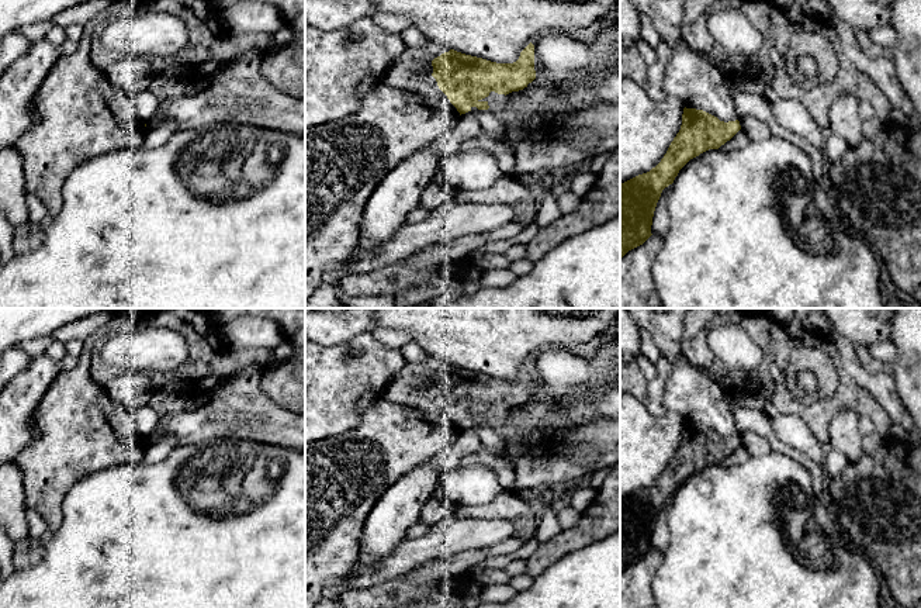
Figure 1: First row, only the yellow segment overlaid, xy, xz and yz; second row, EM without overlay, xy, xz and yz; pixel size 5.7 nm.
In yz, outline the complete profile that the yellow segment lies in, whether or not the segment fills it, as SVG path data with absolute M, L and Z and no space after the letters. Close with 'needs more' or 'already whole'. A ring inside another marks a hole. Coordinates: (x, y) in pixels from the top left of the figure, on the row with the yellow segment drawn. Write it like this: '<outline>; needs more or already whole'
M683 108L681 129L661 162L620 184L620 259L652 235L657 203L679 170L700 153L719 149L740 129L738 120L724 122L703 110Z; already whole

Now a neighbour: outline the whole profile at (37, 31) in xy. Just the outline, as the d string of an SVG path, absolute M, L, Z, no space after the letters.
M51 20L42 21L37 24L24 25L18 28L18 32L22 37L31 39L32 42L37 42L37 41L45 39L45 35L48 34L52 25L53 23Z

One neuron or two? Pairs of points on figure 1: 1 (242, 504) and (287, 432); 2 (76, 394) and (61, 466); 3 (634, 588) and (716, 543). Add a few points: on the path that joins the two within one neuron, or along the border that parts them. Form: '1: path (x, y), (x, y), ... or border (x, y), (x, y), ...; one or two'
1: border (246, 438), (283, 445), (290, 449); two
2: path (75, 413), (75, 441), (69, 448); one
3: border (662, 553), (662, 560), (651, 581), (651, 593); two

